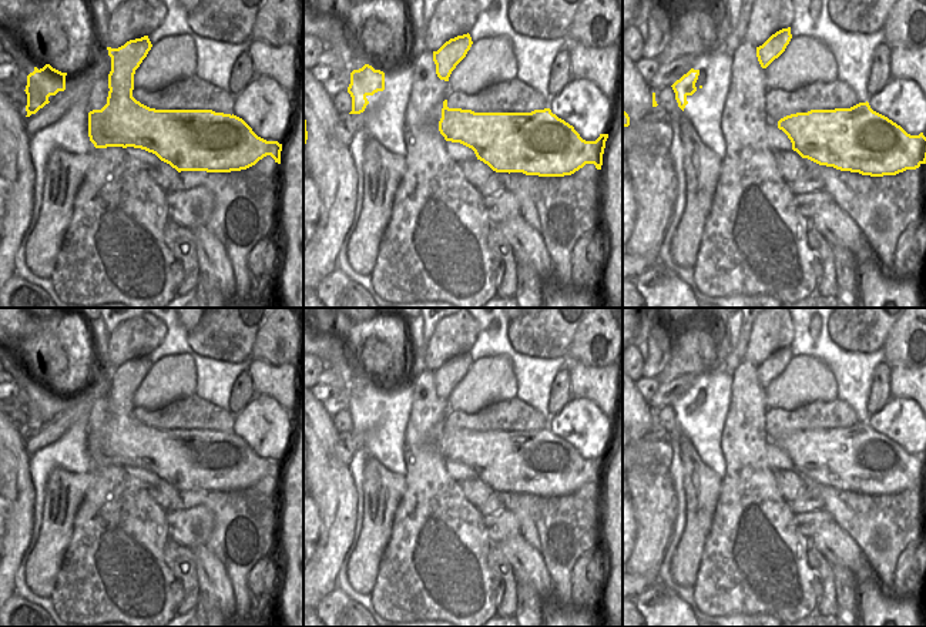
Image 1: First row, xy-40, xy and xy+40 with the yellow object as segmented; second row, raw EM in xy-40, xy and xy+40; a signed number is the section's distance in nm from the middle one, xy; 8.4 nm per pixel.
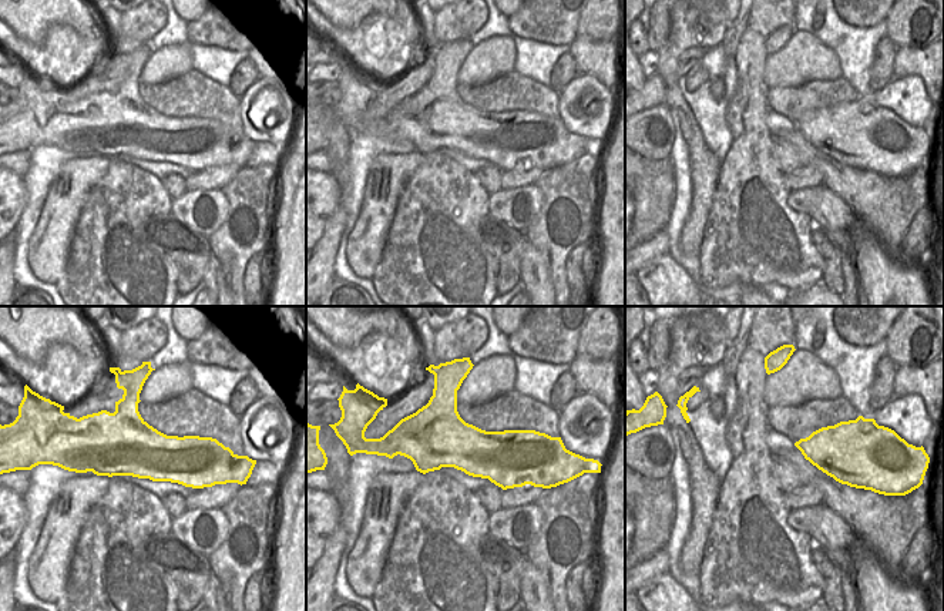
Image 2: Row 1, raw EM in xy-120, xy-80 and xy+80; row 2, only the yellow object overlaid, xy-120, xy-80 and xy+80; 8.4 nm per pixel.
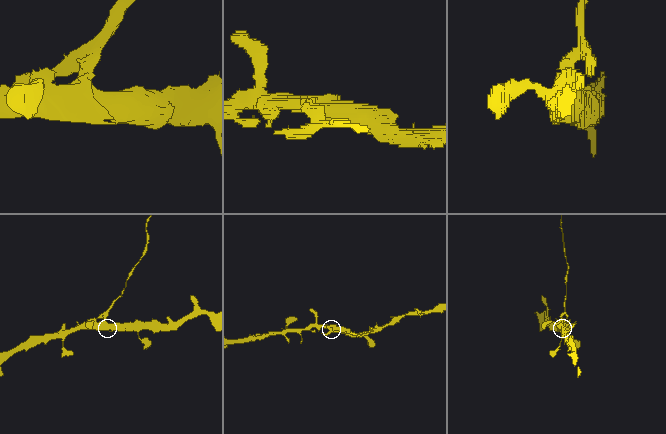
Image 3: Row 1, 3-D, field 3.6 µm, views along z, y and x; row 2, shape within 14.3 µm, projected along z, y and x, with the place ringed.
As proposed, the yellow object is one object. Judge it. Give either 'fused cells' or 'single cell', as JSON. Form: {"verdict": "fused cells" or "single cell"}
{"verdict": "fused cells"}

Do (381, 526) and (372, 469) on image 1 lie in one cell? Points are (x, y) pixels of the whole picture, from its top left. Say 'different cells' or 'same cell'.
same cell

